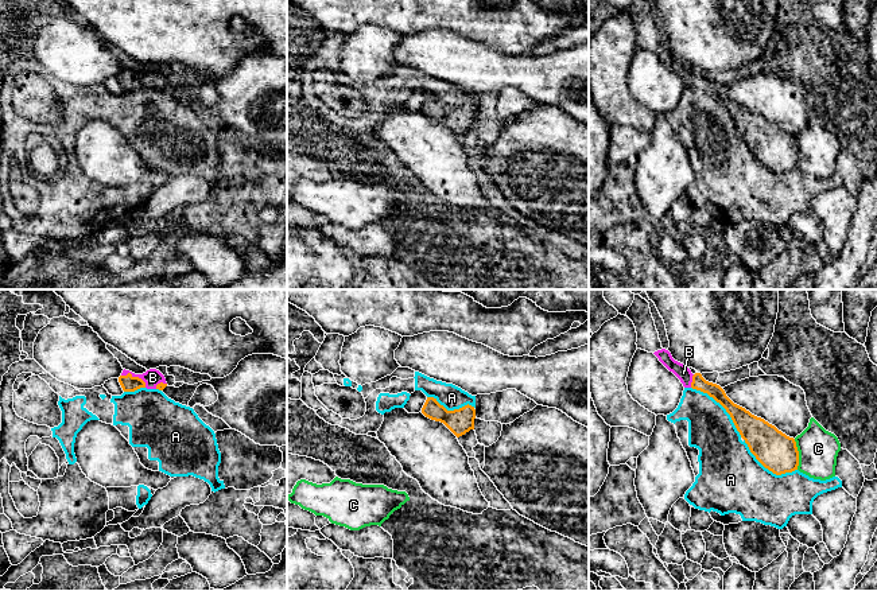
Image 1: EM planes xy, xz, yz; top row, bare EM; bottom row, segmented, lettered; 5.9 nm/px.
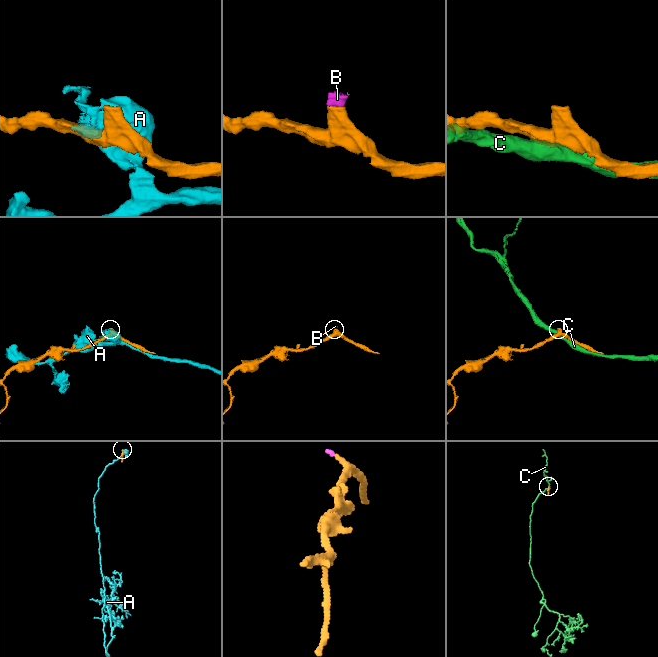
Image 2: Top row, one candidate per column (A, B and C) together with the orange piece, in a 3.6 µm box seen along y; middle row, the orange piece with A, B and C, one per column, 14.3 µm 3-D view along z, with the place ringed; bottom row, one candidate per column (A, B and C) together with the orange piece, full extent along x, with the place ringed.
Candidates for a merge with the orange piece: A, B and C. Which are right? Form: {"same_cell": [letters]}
{"same_cell": ["B"]}

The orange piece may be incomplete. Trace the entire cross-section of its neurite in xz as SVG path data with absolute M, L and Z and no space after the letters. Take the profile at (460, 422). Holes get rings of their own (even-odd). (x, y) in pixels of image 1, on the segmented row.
M427 397L422 413L431 420L443 423L457 438L474 429L476 409L469 404L459 409L447 411L436 398Z

